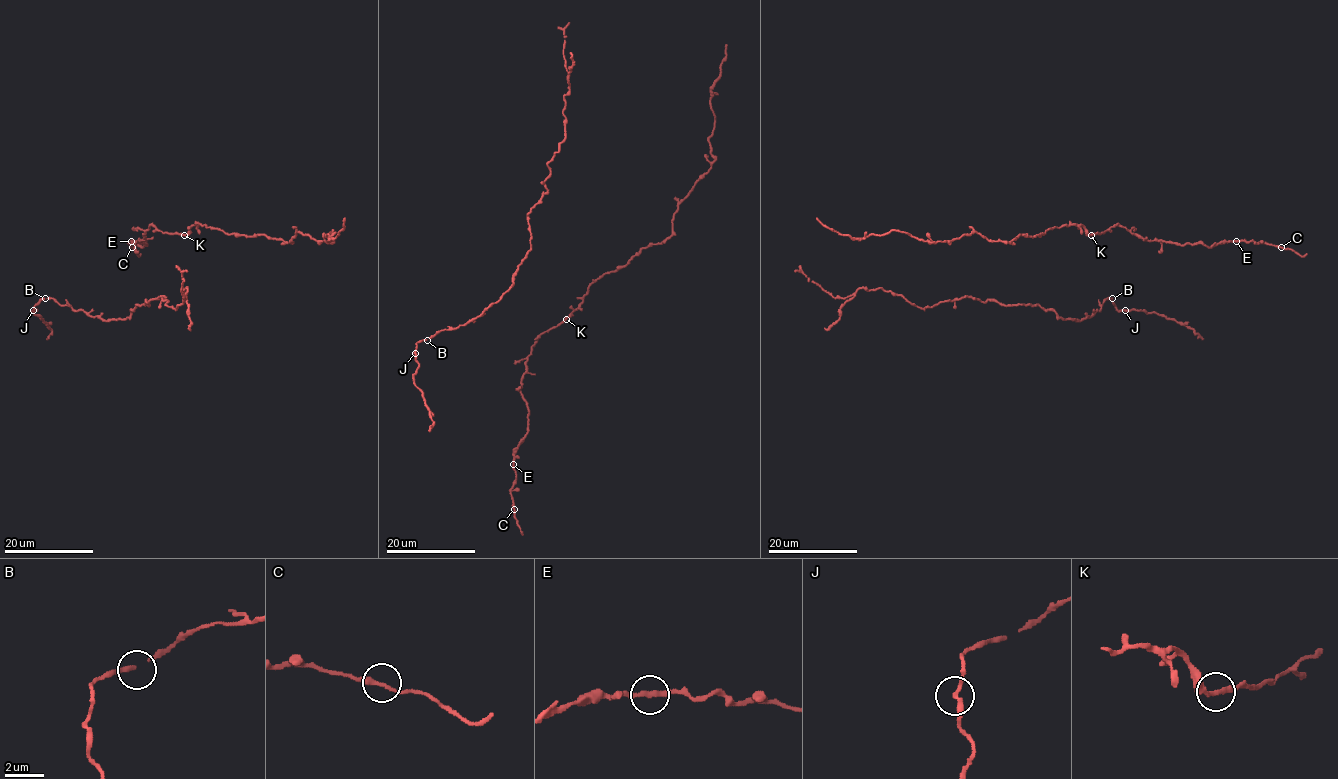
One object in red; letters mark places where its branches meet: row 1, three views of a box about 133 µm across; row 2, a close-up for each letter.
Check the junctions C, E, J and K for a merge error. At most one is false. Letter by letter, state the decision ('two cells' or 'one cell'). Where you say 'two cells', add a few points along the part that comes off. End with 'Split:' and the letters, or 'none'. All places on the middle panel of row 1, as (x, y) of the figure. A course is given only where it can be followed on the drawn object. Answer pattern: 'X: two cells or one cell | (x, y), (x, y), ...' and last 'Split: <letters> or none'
C: one cell
E: one cell
J: one cell
K: one cell
Split: none

